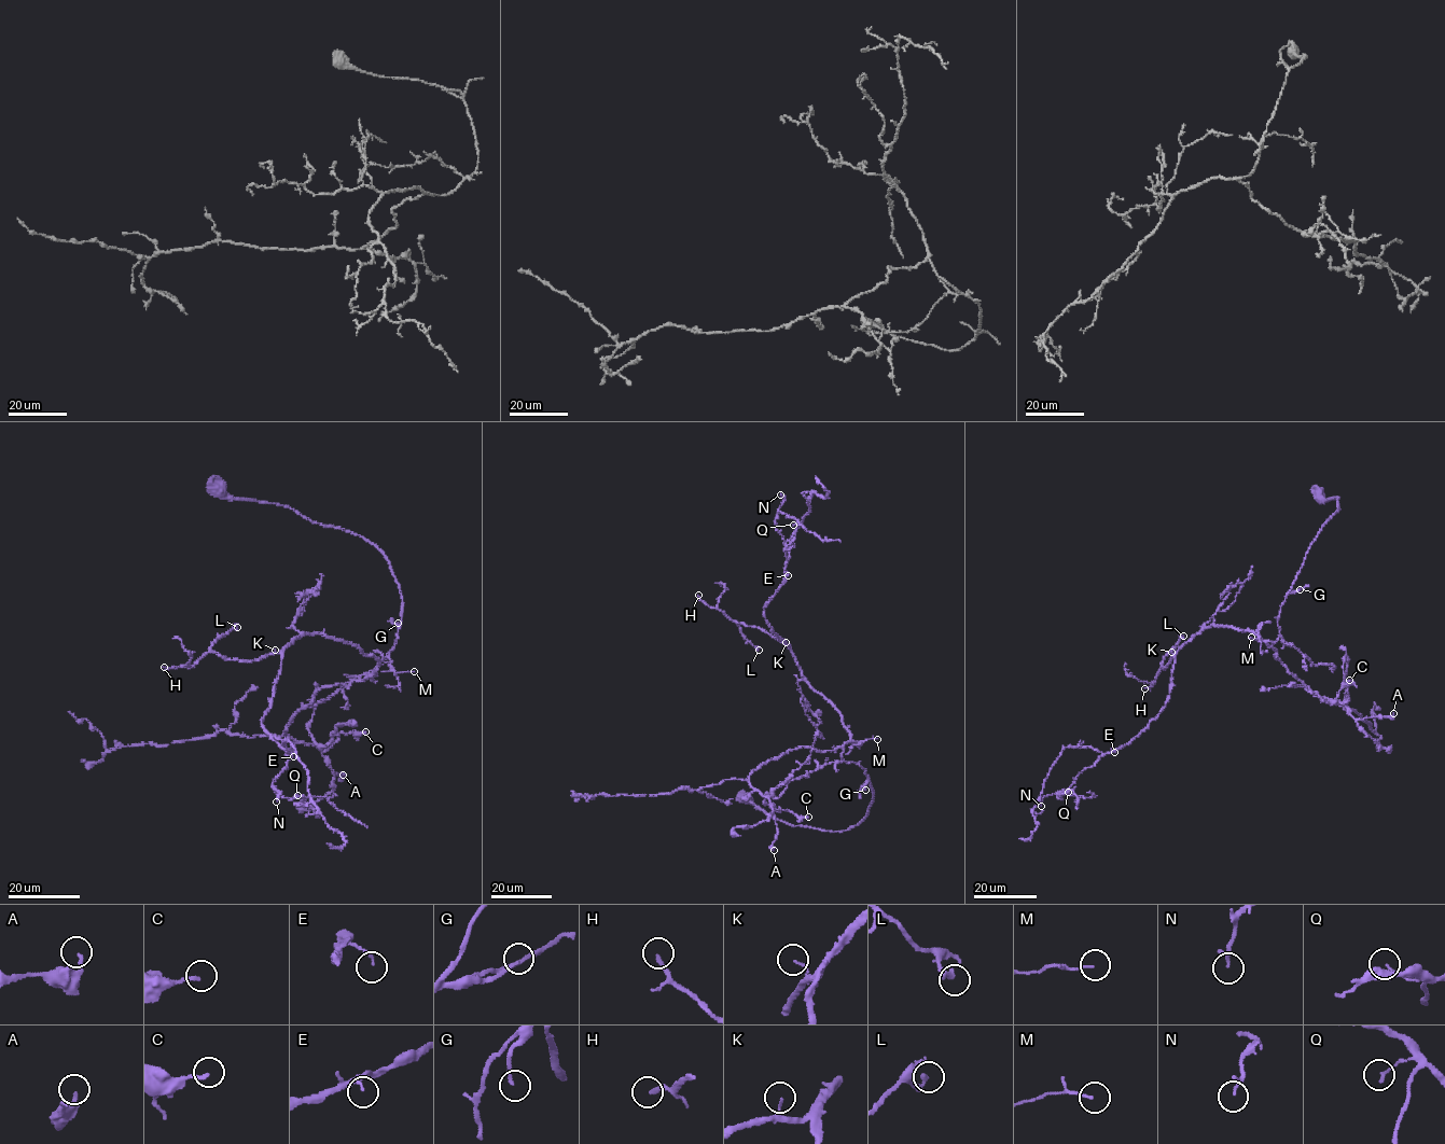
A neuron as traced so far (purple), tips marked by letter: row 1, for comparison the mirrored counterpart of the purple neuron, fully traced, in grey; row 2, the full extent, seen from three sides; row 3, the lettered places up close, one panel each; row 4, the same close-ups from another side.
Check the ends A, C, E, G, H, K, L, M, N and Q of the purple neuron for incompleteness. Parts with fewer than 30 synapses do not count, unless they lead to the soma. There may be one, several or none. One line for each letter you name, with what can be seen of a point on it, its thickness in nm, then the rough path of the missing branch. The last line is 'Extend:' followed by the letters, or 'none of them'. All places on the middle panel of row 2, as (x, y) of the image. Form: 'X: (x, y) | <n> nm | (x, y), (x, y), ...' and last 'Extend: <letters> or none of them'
Extend: none of them

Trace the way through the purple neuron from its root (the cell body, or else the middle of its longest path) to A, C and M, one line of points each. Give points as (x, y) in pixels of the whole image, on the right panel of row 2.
A: (1319, 494), (1337, 497), (1338, 508), (1309, 546), (1280, 607), (1278, 638), (1267, 643), (1355, 719), (1393, 713)
C: (1319, 494), (1338, 508), (1267, 643), (1321, 697), (1347, 702), (1349, 680)
M: (1319, 494), (1337, 497), (1338, 508), (1309, 546), (1280, 607), (1278, 638), (1251, 637)

